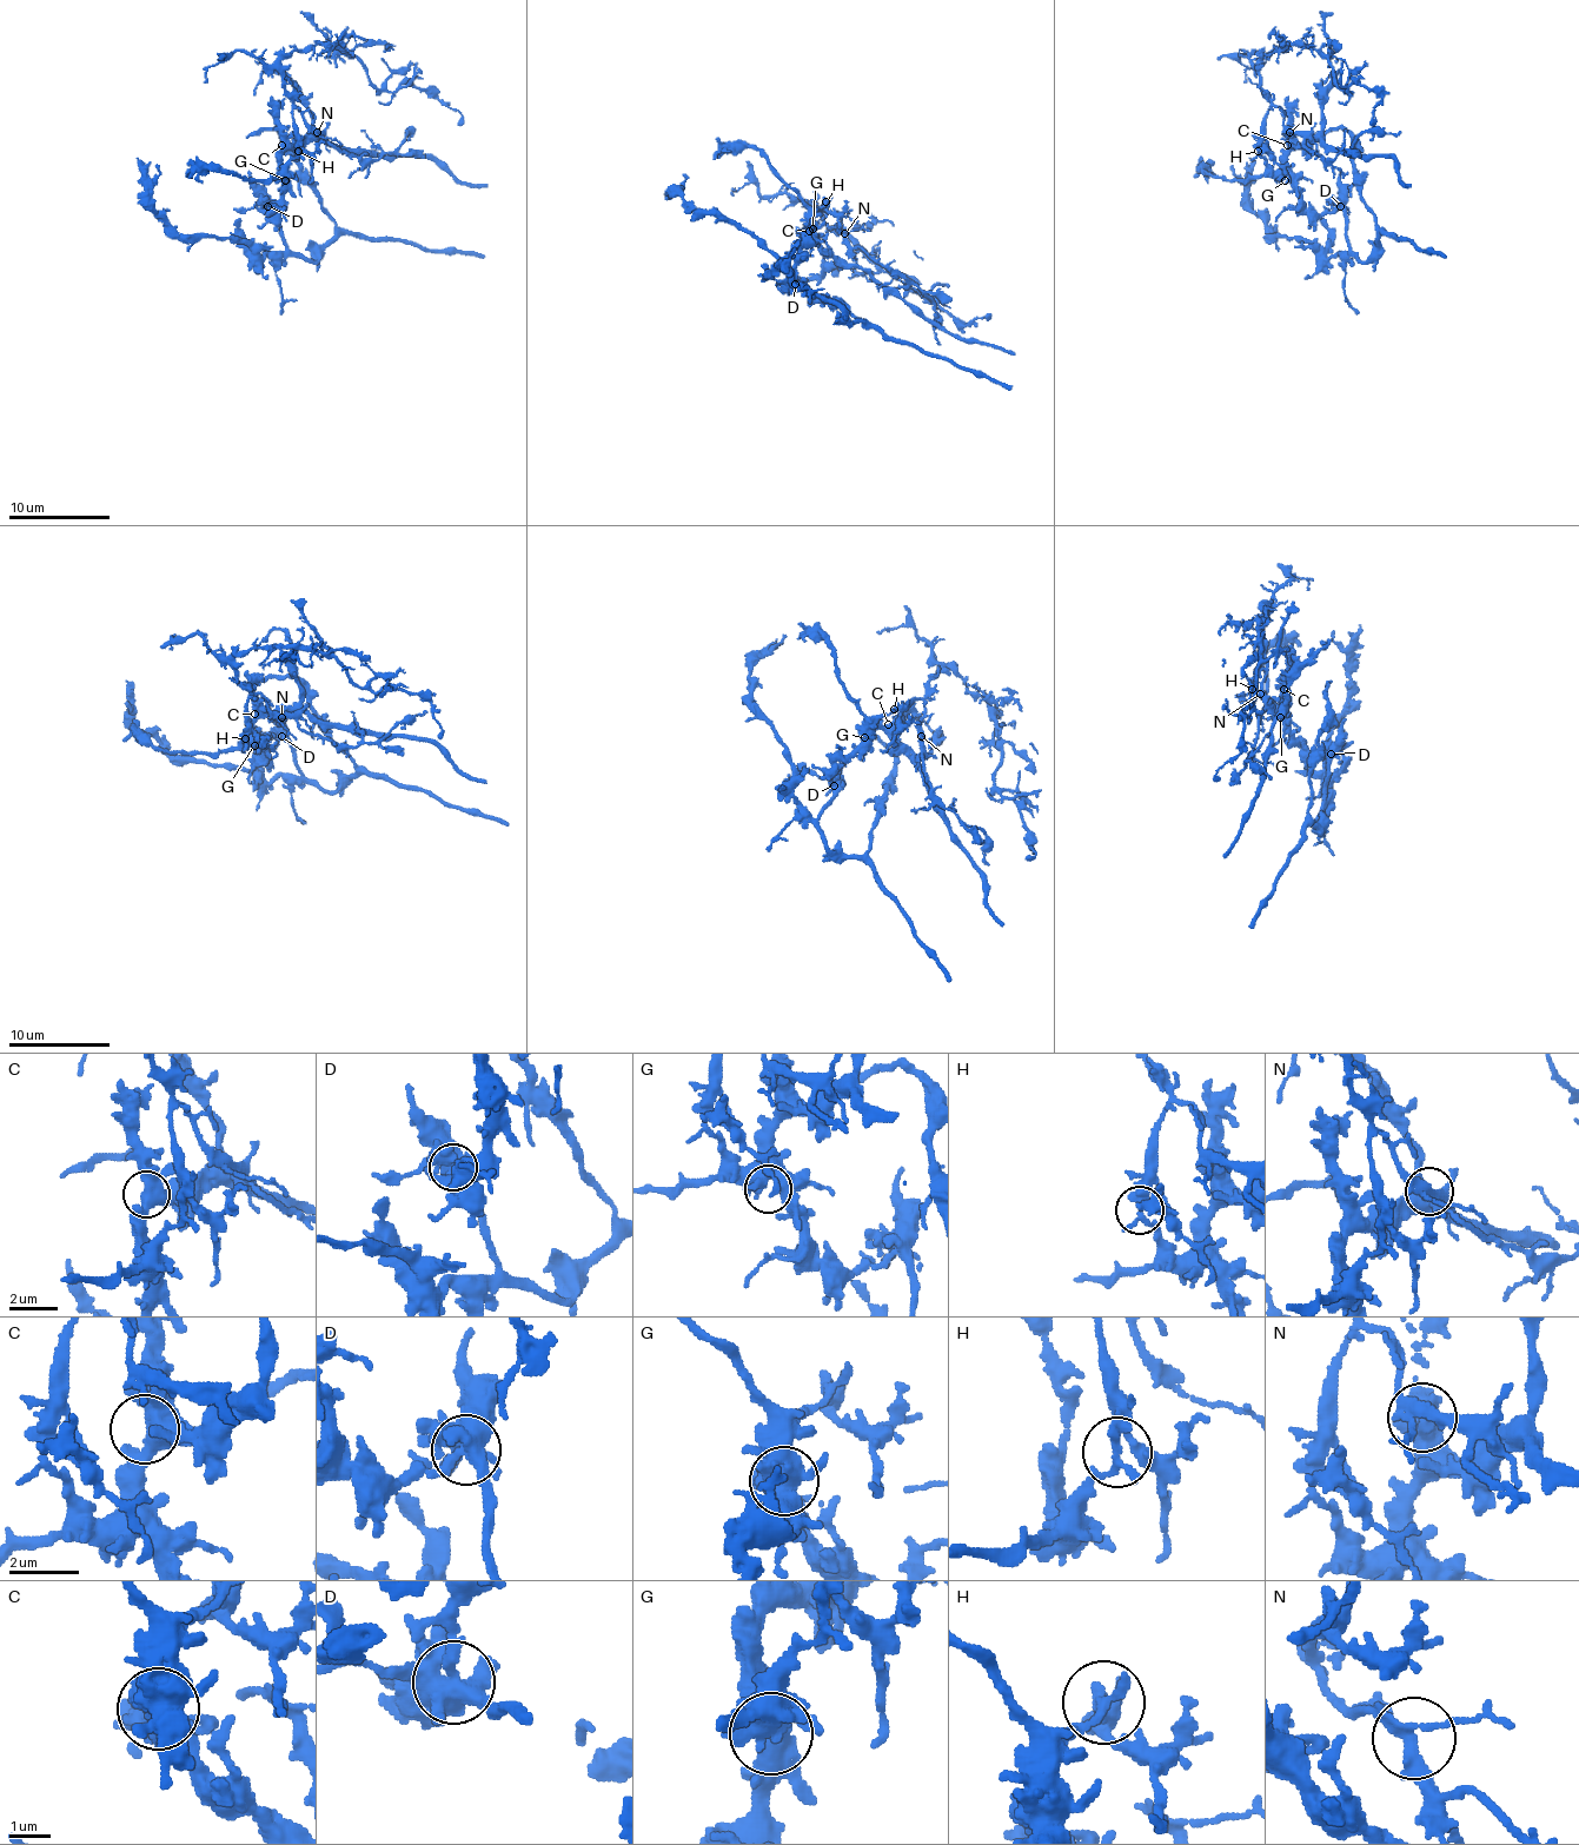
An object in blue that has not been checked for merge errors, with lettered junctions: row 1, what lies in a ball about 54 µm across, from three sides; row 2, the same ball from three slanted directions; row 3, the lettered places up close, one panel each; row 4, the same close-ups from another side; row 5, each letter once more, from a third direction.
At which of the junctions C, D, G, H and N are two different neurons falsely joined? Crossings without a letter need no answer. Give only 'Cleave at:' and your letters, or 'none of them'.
Cleave at: D, H

